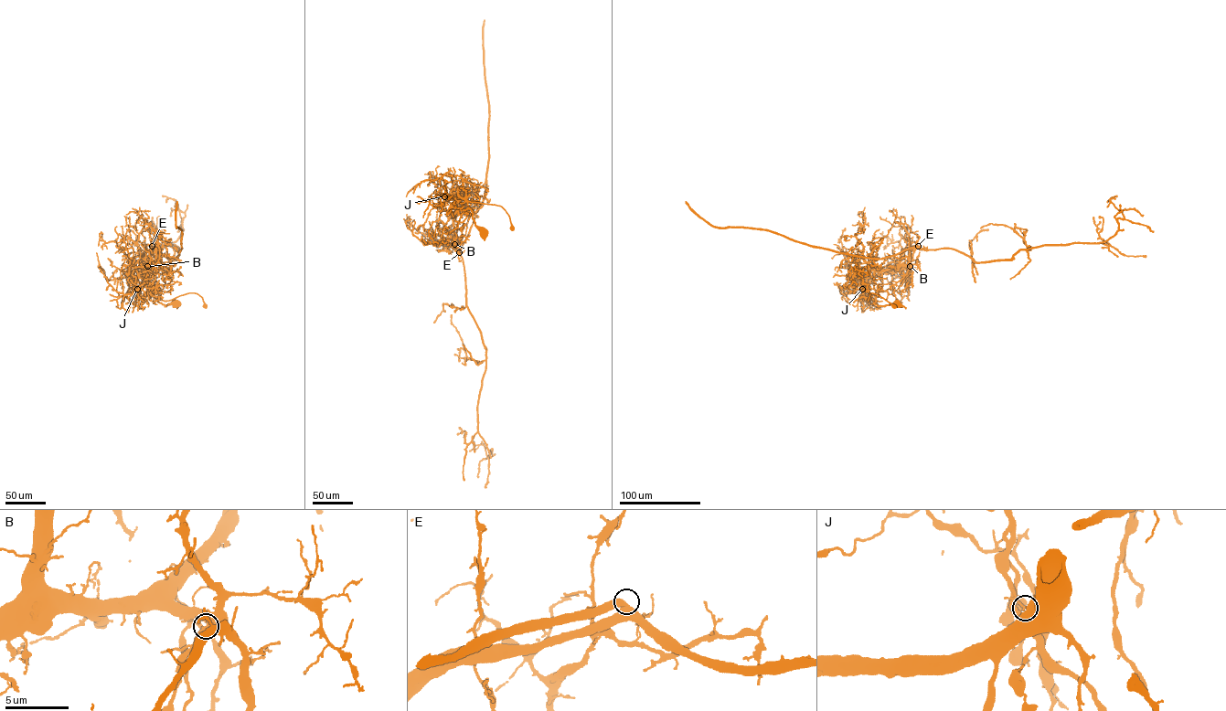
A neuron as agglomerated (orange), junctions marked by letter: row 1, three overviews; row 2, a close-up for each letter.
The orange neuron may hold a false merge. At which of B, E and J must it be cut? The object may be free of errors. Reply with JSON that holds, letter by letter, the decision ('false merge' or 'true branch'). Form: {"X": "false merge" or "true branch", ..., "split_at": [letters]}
{"B": "true branch", "E": "true branch", "J": "false merge", "split_at": ["J"]}

